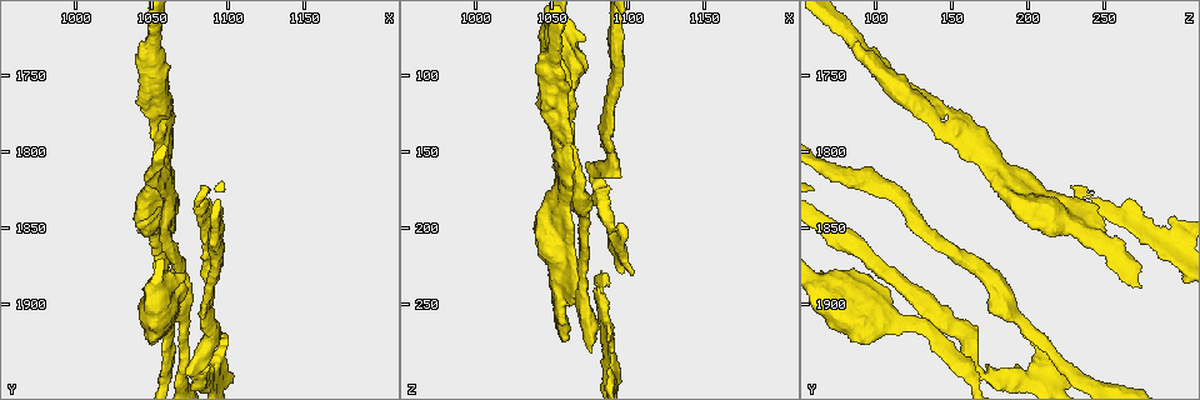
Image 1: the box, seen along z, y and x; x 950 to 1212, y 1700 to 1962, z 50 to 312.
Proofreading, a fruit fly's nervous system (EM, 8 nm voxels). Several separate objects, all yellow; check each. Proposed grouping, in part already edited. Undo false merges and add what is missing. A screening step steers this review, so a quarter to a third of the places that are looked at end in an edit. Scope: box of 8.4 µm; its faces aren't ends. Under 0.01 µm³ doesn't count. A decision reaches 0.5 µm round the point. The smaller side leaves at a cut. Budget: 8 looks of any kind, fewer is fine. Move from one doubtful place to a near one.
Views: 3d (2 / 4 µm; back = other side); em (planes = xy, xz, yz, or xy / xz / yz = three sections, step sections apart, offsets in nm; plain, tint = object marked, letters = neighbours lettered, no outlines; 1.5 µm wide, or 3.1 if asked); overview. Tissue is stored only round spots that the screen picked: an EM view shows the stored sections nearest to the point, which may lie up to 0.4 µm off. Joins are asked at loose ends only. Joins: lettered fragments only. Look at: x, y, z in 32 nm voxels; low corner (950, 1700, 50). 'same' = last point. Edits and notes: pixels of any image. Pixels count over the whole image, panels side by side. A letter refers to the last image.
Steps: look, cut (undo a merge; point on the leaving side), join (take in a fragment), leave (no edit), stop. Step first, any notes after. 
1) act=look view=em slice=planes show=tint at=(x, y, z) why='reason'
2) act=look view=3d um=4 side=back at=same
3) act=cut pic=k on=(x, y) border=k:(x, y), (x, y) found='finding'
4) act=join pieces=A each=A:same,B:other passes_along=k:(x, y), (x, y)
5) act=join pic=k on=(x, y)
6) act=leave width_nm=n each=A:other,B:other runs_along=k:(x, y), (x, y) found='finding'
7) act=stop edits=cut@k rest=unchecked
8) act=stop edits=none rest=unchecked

act=look view=3d um=2 at=(1058, 1888, 276) why='branch stops here'

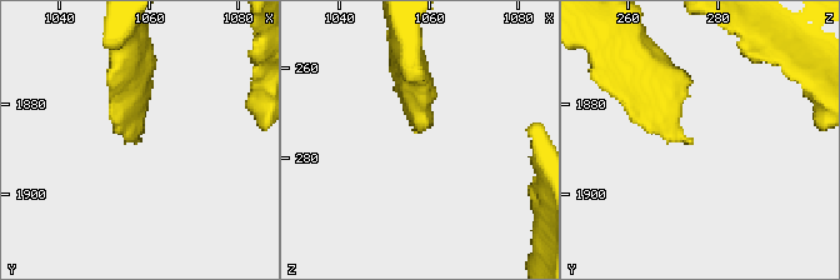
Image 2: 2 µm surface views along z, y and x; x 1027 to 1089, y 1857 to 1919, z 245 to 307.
act=look view=em slice=yz step=4 show=letters at=(1057, 1888, 274)

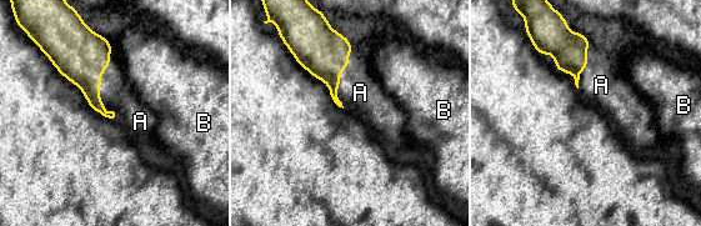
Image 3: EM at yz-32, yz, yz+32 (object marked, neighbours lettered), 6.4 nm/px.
act=join pieces=A each=A:same,B:other passes_along=3:(79, 54), (100, 86), (118, 95) found='the cell continues'

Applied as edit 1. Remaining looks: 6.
act=look view=3d um=4 at=(1090, 1946, 198) why='sharp bend'

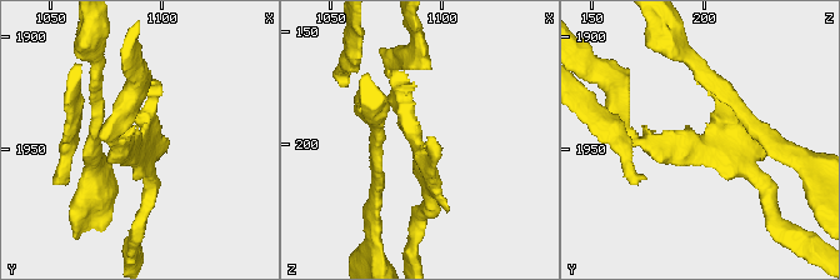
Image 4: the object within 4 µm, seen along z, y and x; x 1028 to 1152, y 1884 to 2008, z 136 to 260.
act=look view=em slice=planes show=tint at=(1089, 1946, 199) why='shape alone is not enough'

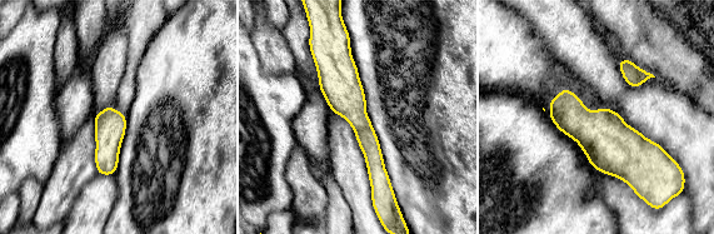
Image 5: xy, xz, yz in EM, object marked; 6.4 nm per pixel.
act=look view=em slice=planes show=letters at=same why='what lies round it'

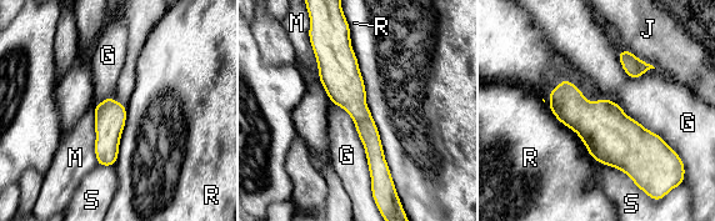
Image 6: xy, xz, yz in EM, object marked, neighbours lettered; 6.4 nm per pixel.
act=leave width_nm=200 each=G:other,J:other,M:other,R:other,S:other border=6:(333, 104), (354, 124), (373, 195) found='one cell here'

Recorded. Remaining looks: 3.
act=look view=em slice=yz step=4 show=tint at=(1064, 1874, 84)

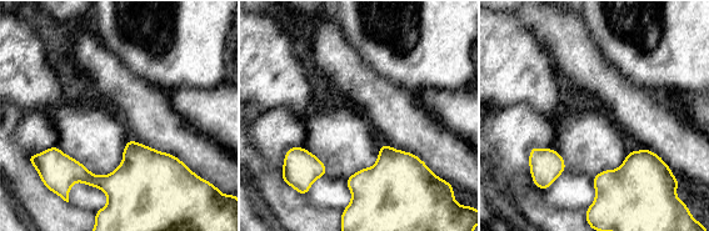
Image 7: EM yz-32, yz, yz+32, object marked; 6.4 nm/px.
act=look view=em slice=yz step=4 show=letters at=same

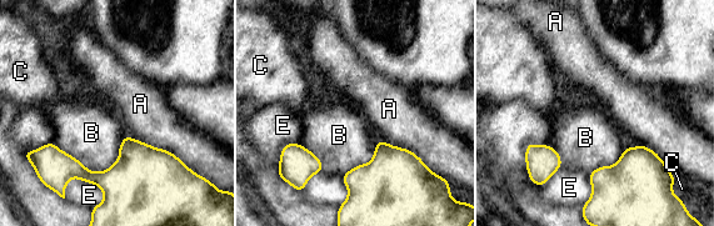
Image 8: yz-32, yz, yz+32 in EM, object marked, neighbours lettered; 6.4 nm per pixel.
act=leave each=A:other,B:other,C:other,E:other border=8:(126, 134), (99, 171), (53, 141) found='none of them fits'

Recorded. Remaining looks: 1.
act=stop edits=join@3 rest=unchecked

